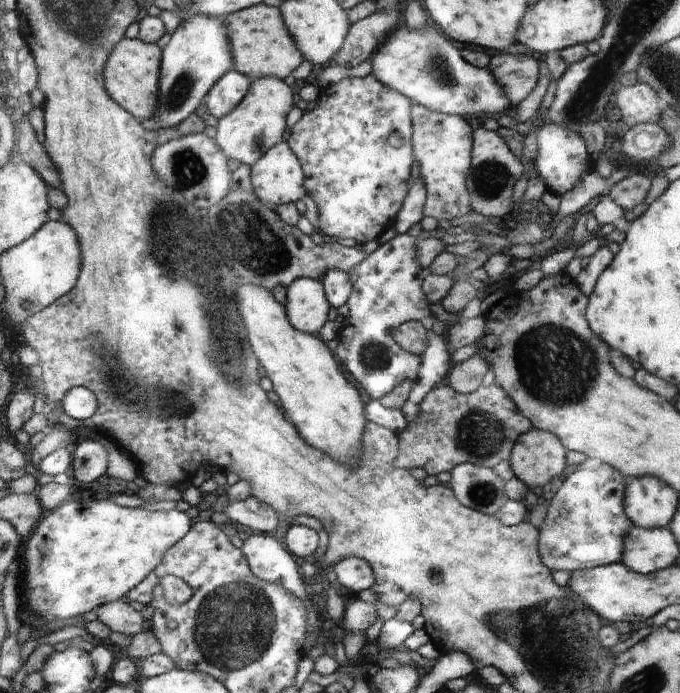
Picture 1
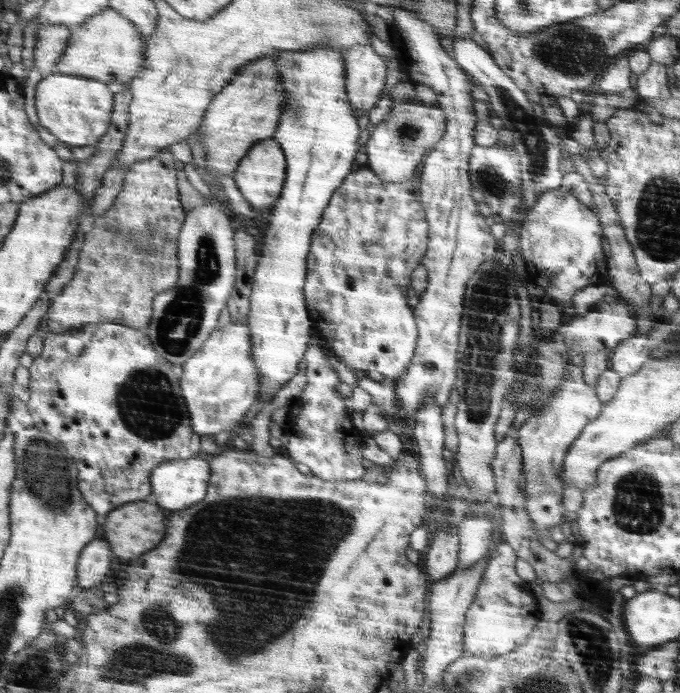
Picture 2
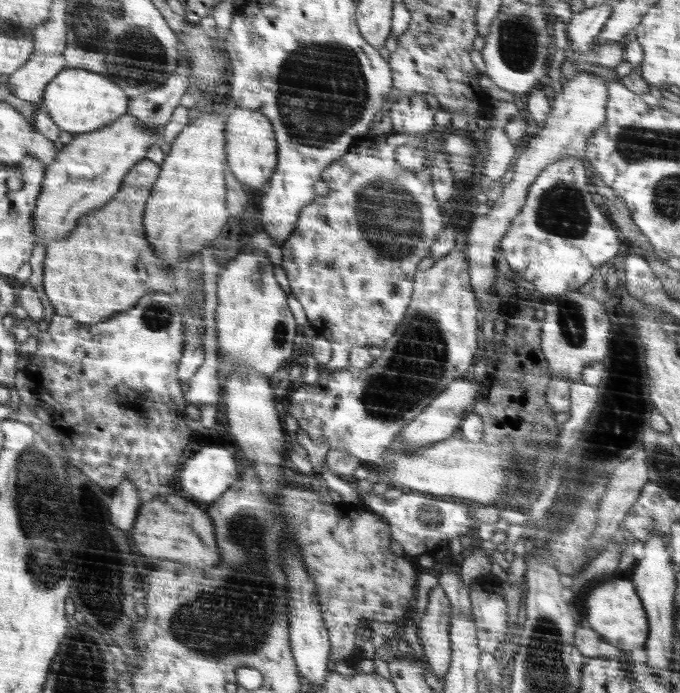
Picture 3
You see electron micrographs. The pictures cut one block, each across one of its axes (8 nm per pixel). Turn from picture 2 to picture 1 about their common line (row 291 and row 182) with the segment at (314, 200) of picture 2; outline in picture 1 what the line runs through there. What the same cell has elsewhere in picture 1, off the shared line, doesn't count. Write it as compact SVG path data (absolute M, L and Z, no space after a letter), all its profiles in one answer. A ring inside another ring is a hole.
M286 141L278 142L252 166L256 195L273 208L306 200L304 171Z

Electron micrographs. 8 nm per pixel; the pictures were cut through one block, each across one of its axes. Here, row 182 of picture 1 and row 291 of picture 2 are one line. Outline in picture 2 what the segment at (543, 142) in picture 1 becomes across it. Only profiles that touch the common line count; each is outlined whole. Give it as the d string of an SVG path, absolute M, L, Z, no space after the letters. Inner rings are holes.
M551 188L547 190L544 194L541 194L536 201L536 204L531 208L531 210L526 211L526 217L524 217L523 223L521 224L521 229L519 230L519 250L522 258L524 258L526 265L528 265L528 282L540 286L546 295L552 298L556 305L562 305L565 308L565 304L570 304L572 296L576 294L576 290L582 290L590 285L604 285L604 280L606 279L606 272L609 272L608 258L604 256L602 252L602 229L600 228L600 223L598 222L598 215L594 214L592 210L585 204L582 204L571 192L560 188Z

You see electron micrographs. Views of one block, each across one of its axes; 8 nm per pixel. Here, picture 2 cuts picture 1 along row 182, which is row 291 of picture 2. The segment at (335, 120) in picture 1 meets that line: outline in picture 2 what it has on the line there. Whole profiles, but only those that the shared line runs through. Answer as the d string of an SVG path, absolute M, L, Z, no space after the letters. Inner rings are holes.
M362 166L358 171L354 171L345 178L344 184L340 186L333 194L329 206L325 210L321 224L317 226L313 234L310 253L310 282L304 284L305 302L310 302L310 314L314 314L314 332L322 341L325 348L330 348L336 357L344 359L344 362L355 369L369 372L376 370L385 376L384 380L388 380L394 384L411 365L411 360L415 351L416 336L420 336L416 332L416 324L414 324L414 312L408 306L408 290L410 290L410 274L416 272L416 268L423 260L428 246L428 223L422 204L416 200L416 190L410 184L410 180L406 182L386 182L376 171L370 170L368 166Z

